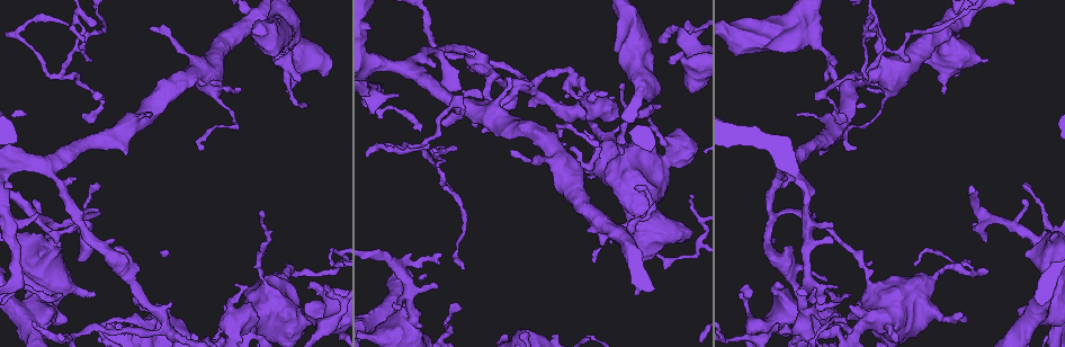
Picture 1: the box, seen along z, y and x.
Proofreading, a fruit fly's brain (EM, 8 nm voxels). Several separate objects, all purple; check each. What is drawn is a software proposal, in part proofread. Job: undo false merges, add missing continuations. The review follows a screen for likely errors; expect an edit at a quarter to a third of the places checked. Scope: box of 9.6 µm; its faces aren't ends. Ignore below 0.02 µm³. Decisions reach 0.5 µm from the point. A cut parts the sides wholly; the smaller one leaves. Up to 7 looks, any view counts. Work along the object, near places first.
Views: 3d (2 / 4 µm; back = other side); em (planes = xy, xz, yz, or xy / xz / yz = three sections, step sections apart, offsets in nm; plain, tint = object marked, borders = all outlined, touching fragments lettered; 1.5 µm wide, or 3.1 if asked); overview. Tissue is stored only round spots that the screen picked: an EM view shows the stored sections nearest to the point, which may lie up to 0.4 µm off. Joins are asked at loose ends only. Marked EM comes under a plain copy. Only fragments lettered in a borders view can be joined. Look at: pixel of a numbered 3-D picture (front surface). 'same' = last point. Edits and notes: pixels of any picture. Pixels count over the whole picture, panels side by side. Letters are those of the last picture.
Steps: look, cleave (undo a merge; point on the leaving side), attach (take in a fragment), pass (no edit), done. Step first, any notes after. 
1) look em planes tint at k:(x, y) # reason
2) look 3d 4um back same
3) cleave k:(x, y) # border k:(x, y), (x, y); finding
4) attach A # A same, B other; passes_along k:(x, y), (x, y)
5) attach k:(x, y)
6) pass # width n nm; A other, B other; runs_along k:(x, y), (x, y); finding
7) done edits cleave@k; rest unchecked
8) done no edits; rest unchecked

look 3d 2um back at 1:(14, 282) # sharp bend

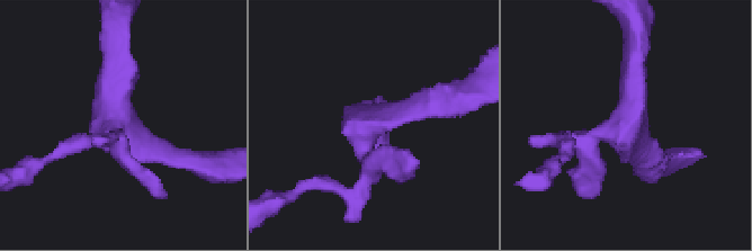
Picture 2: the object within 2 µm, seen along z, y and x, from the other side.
look em planes borders at 2:(113, 117)

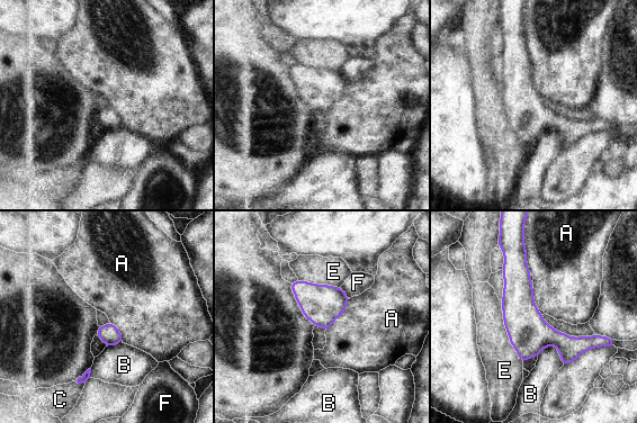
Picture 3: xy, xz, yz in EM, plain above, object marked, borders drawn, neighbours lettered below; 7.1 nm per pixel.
pass # A other, B other, C other, E other, F other; border 3:(349, 299), (346, 309), (325, 331); continuous, no second neuron

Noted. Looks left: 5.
look em yz step 4 tint at 1:(443, 146) # thin end

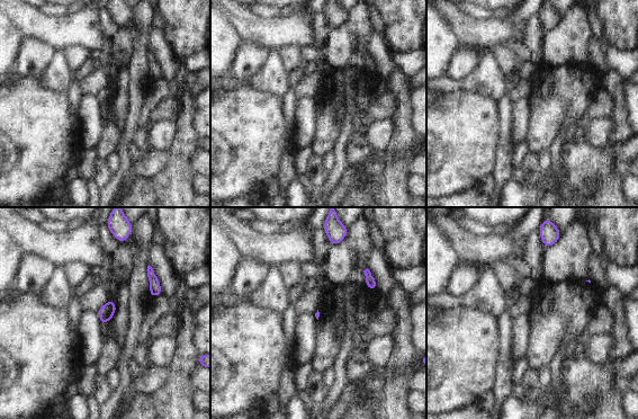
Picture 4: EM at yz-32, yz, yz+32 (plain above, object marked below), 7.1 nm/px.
look em planes borders same

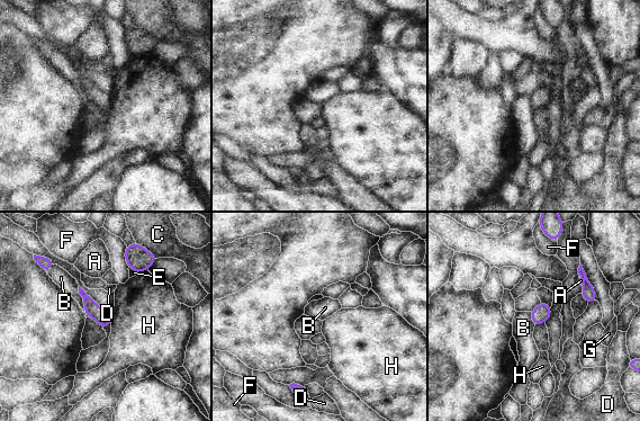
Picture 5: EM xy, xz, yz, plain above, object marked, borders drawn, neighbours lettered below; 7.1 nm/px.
pass # A other, B other, C other, D other, E other, F other, G other, H other; border 5:(78, 286), (86, 312); no lettered fragment goes on from it

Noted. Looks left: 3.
look em yz step 8 borders at 1:(655, 202) # thin end

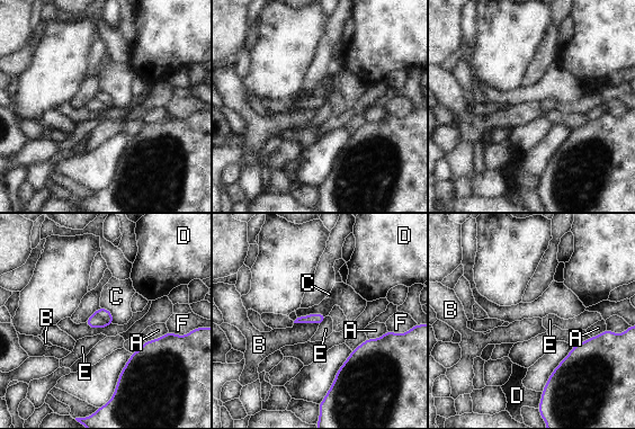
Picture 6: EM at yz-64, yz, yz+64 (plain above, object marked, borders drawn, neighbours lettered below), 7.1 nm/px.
pass # longest_contact B 180 nm; A other, B other, C other, D other, E other, F other; border 6:(294, 322), (313, 322), (319, 324); none of them fits

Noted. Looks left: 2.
done no edits; rest unchecked

